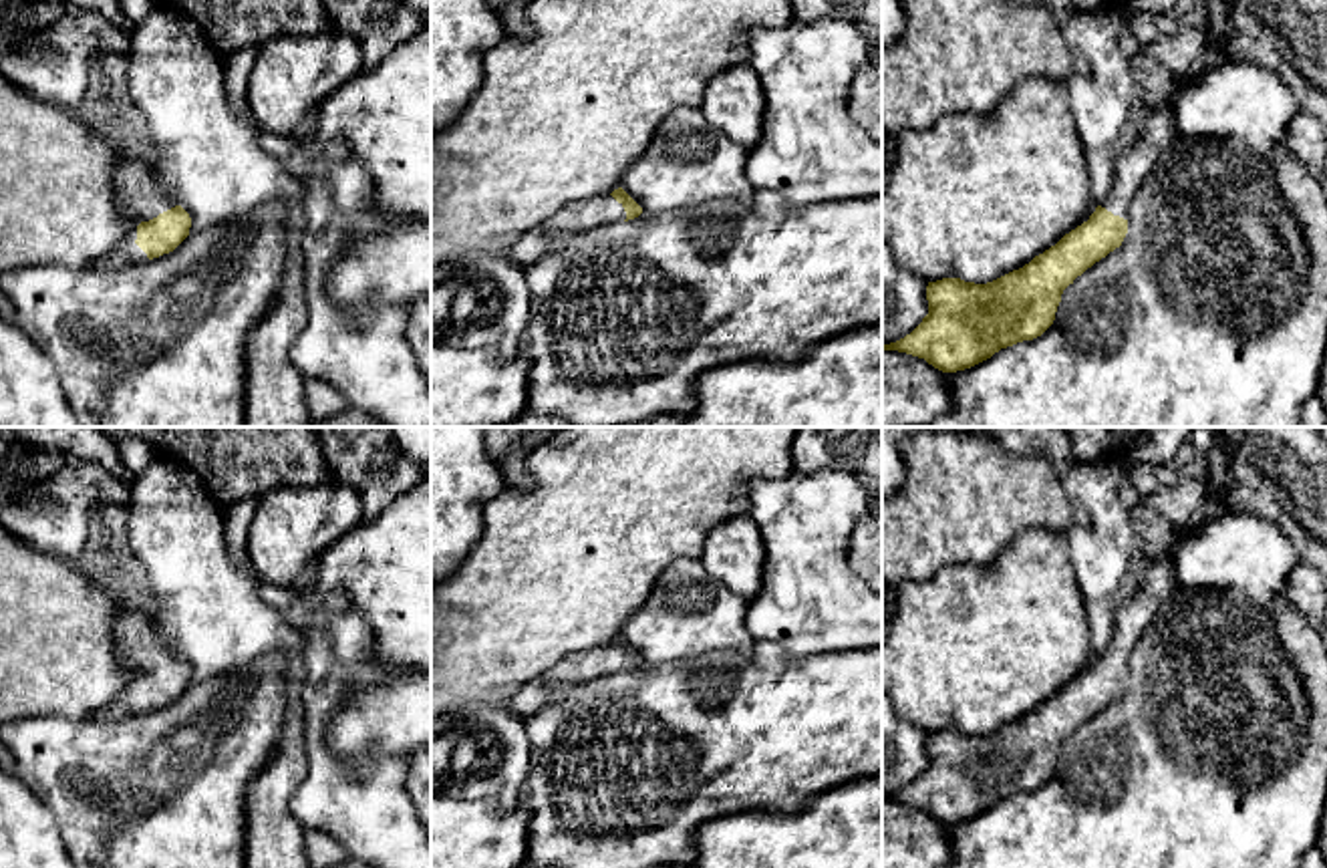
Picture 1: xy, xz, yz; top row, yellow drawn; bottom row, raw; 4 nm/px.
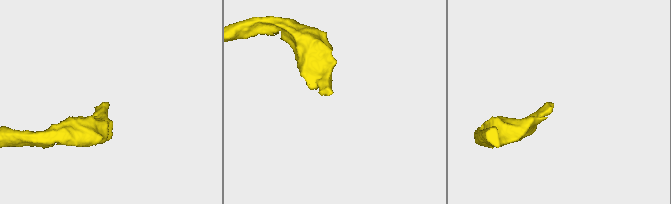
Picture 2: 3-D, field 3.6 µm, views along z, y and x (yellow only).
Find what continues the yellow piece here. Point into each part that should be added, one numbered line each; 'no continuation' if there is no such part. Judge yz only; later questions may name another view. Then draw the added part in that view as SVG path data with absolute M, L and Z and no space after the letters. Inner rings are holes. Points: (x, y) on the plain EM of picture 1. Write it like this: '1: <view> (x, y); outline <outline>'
1: yz (1158, 585); outline M1174 558L1148 560L1136 594L1120 604L1114 618L1114 638L1101 655L1114 667L1128 671L1130 655L1160 608L1180 590Z

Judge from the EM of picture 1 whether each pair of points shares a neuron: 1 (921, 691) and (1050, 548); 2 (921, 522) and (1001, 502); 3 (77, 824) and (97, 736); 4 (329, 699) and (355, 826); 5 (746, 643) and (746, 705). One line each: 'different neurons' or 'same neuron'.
1: same neuron
2: same neuron
3: same neuron
4: same neuron
5: different neurons

